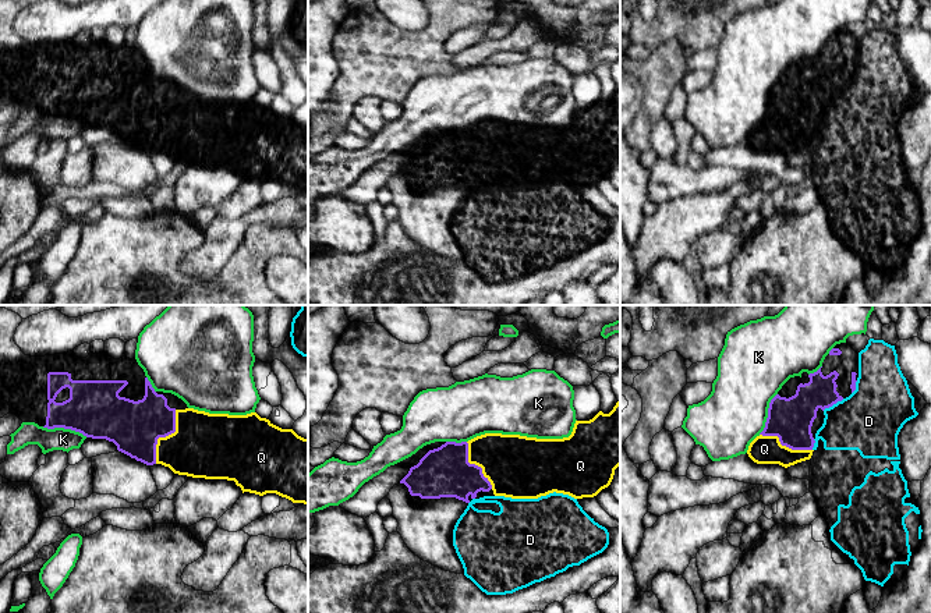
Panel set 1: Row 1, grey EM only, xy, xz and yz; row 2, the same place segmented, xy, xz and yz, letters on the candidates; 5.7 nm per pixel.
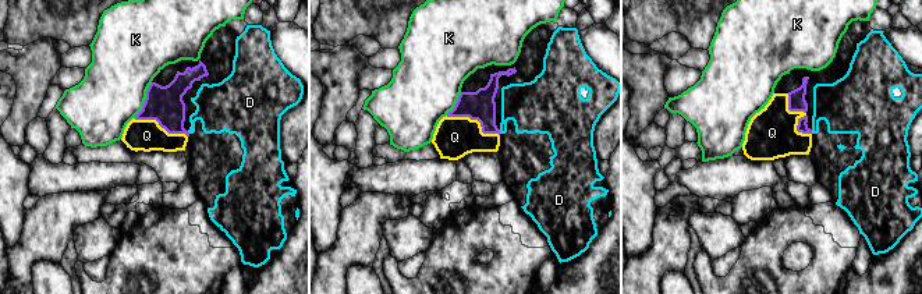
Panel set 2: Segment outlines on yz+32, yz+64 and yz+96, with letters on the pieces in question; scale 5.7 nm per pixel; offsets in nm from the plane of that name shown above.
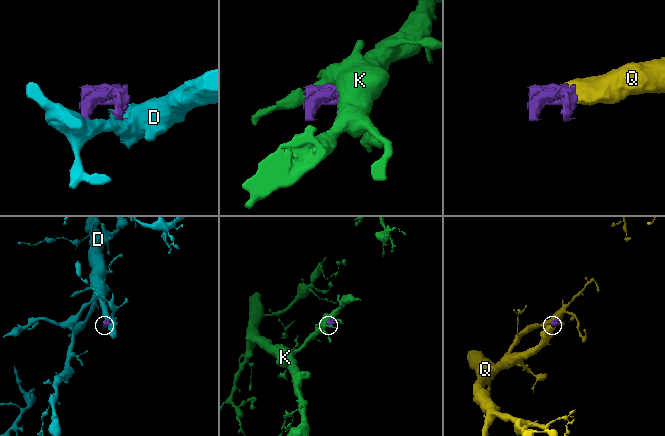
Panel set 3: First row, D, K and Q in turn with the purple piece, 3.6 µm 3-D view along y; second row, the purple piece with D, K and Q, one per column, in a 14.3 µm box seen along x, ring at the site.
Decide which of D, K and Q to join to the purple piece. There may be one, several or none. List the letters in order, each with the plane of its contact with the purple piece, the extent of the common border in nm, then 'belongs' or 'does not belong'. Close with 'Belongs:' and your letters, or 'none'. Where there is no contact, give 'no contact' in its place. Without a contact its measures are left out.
D: yz | 140 nm | does not belong
K: xy | 280 nm | does not belong
Q: xy | 340 nm | belongs
Belongs: Q

